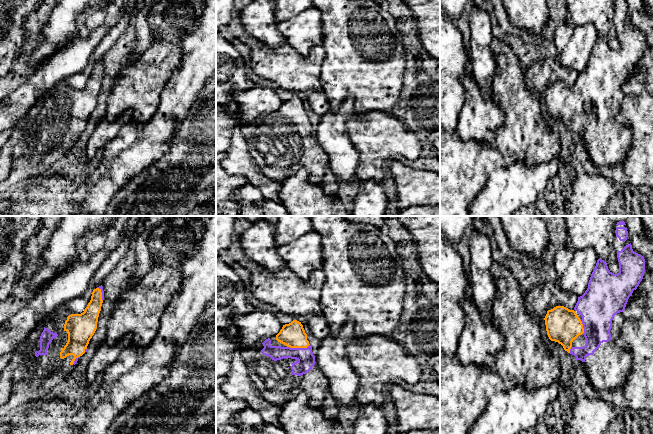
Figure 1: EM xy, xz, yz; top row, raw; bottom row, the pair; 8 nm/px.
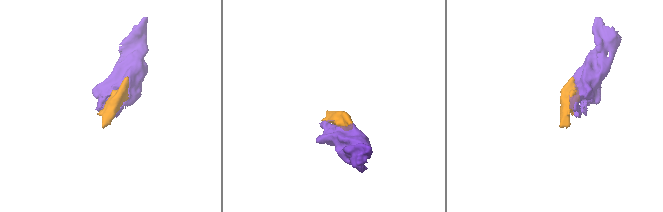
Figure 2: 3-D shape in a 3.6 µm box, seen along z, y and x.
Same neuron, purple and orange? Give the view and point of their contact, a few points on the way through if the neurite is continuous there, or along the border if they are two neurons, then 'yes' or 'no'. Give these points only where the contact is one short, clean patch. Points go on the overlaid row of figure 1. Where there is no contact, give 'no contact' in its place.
contact xz (298, 348); yes

